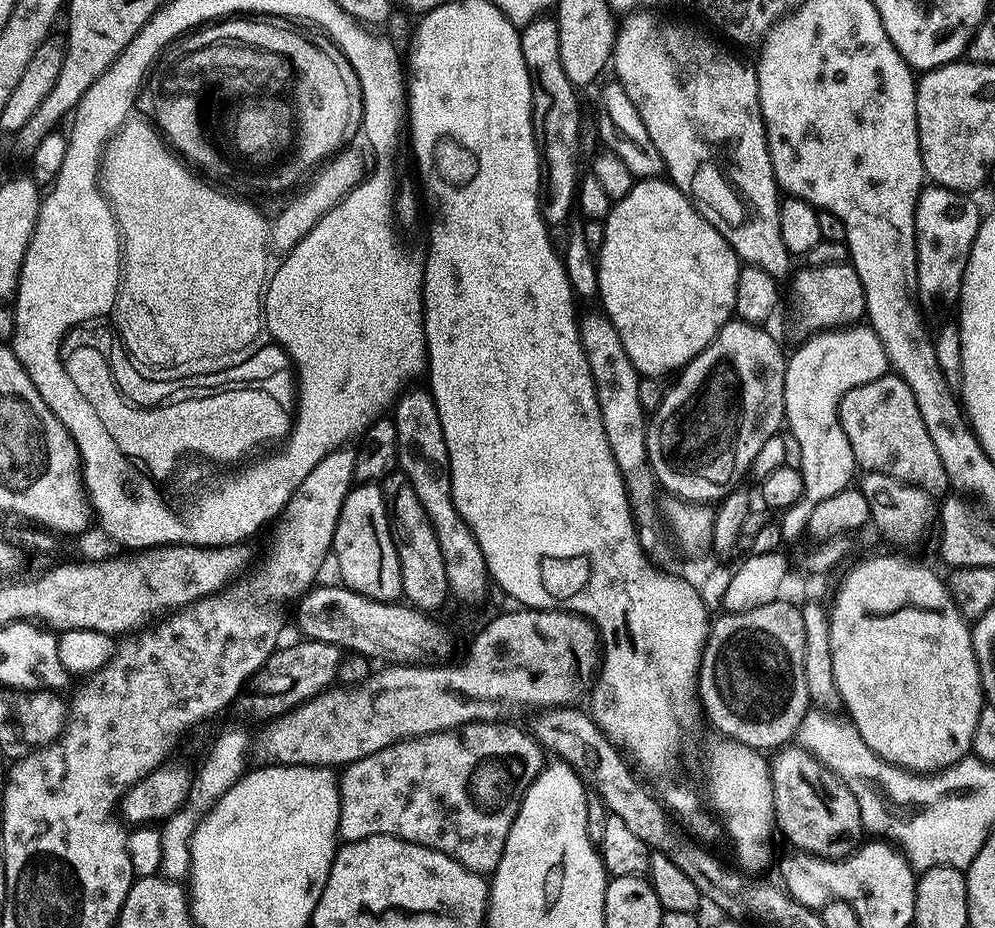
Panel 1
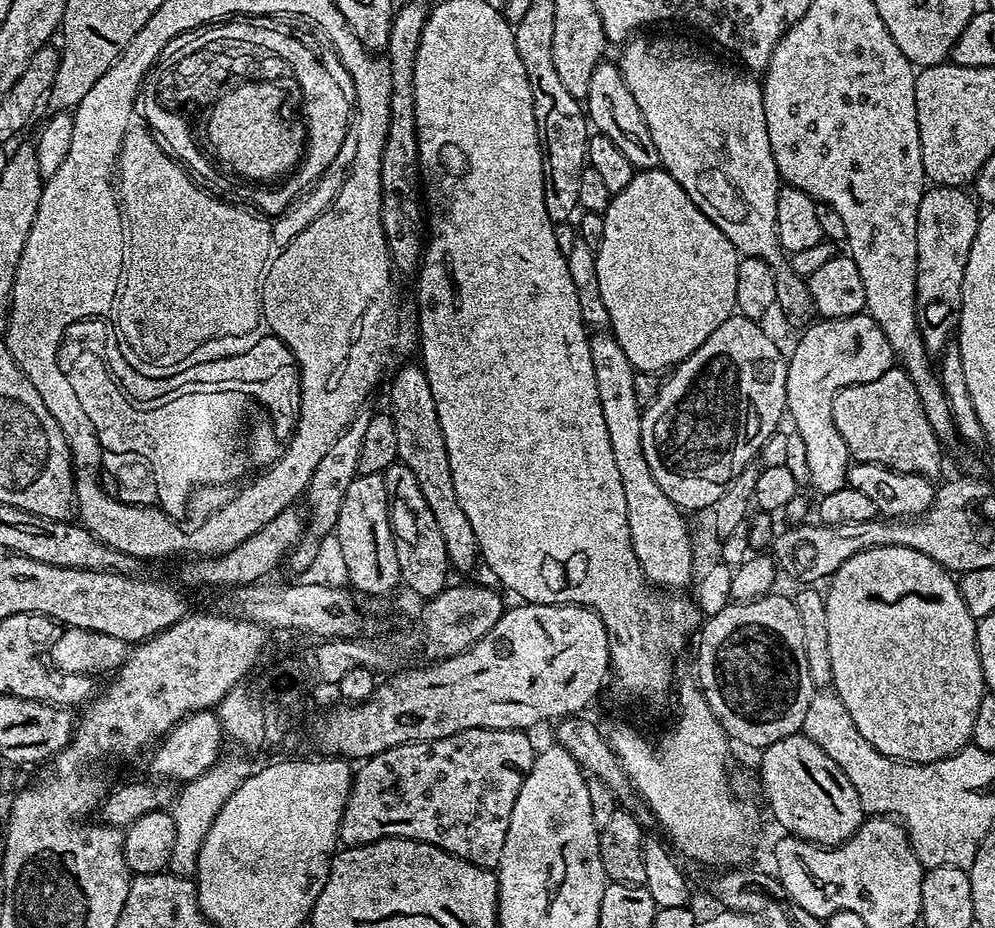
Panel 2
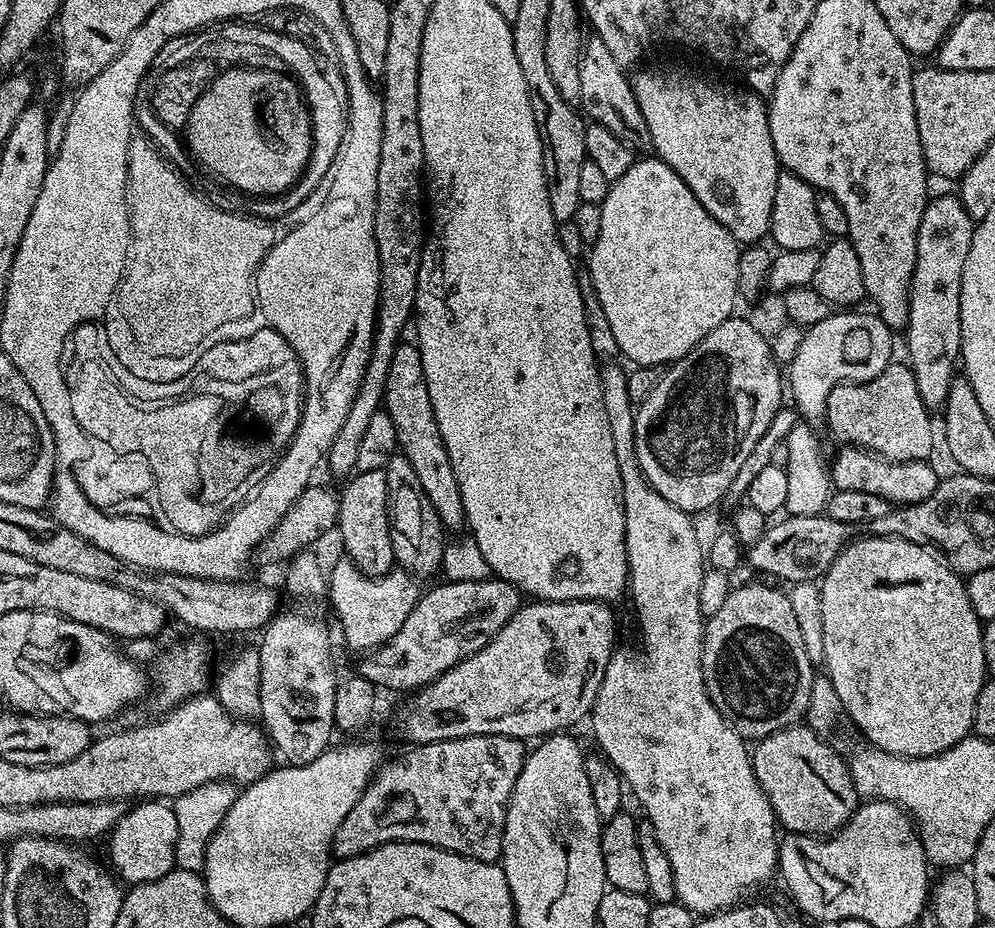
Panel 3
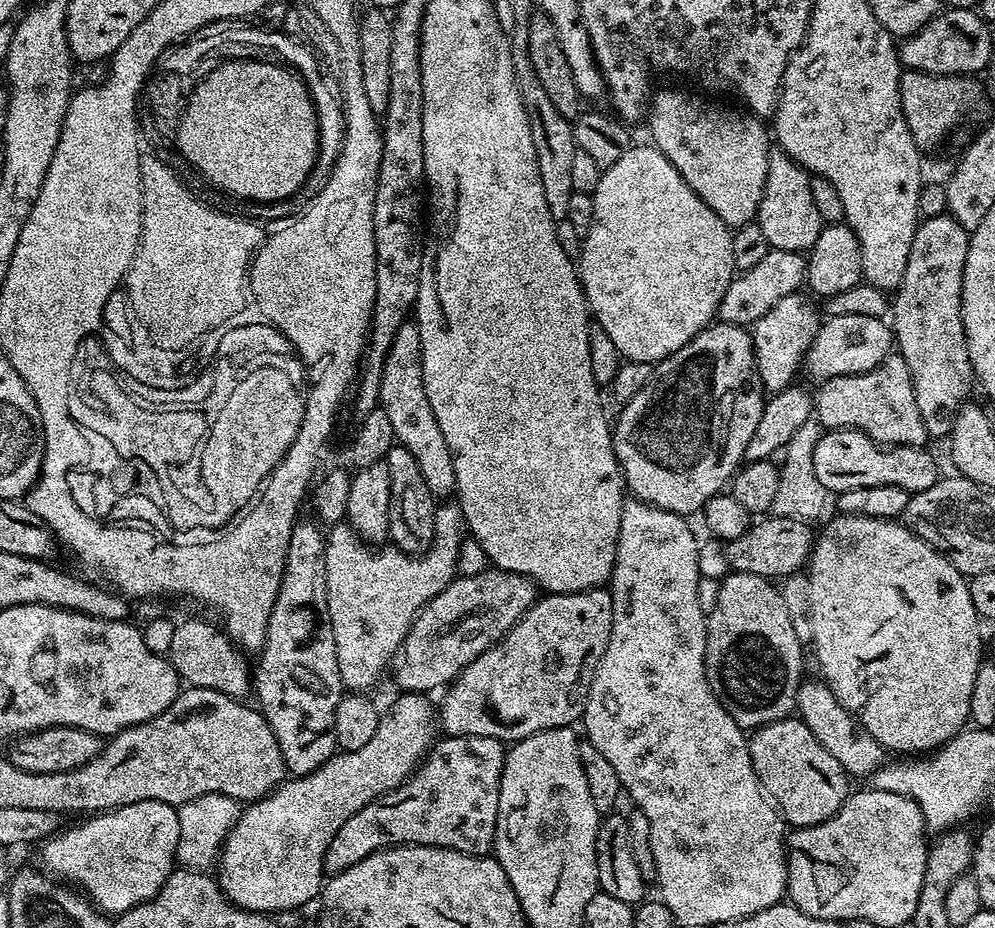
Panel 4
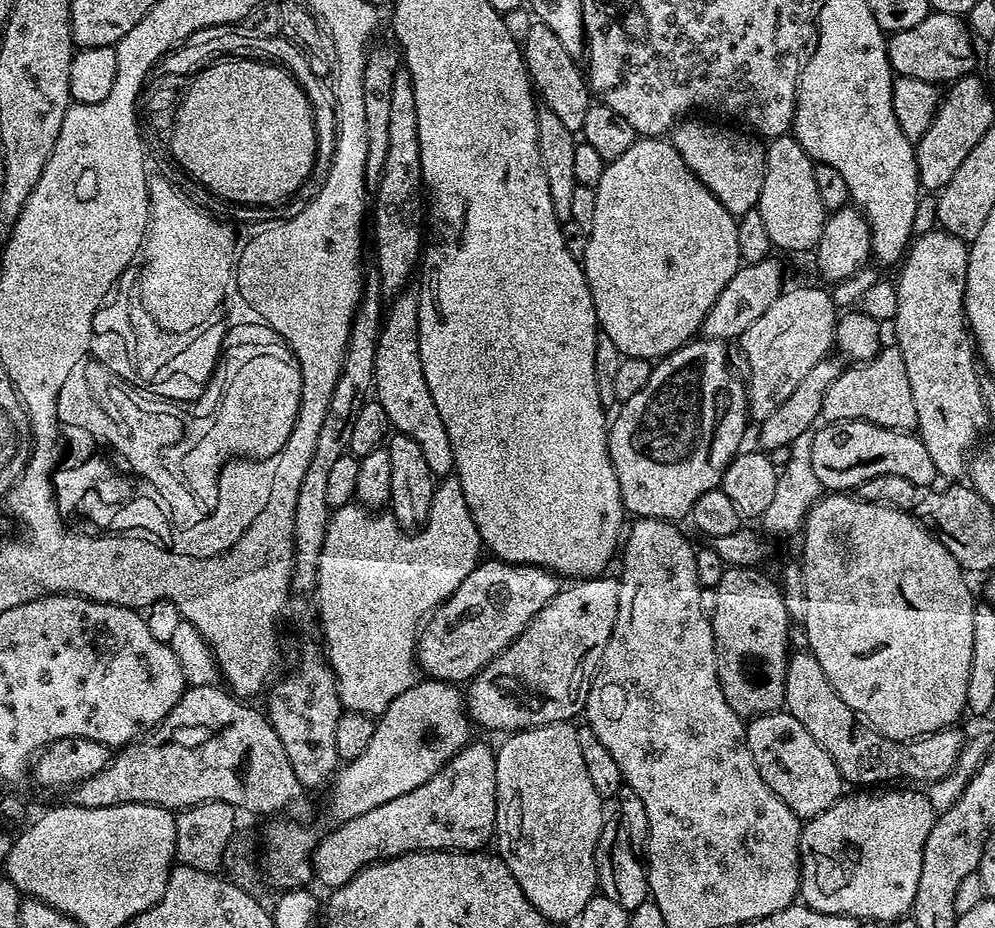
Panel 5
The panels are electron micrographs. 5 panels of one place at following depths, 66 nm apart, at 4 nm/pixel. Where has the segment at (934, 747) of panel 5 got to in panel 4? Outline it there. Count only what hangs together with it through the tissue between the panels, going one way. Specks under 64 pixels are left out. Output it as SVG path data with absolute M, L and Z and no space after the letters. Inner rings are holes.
M808 678L801 683L796 699L796 712L799 719L804 721L810 734L814 734L814 738L818 738L818 742L822 742L822 746L826 746L826 750L830 750L830 754L838 758L838 762L844 767L849 777L871 777L873 772L885 764L886 750L841 706L827 684L819 679L816 680Z

